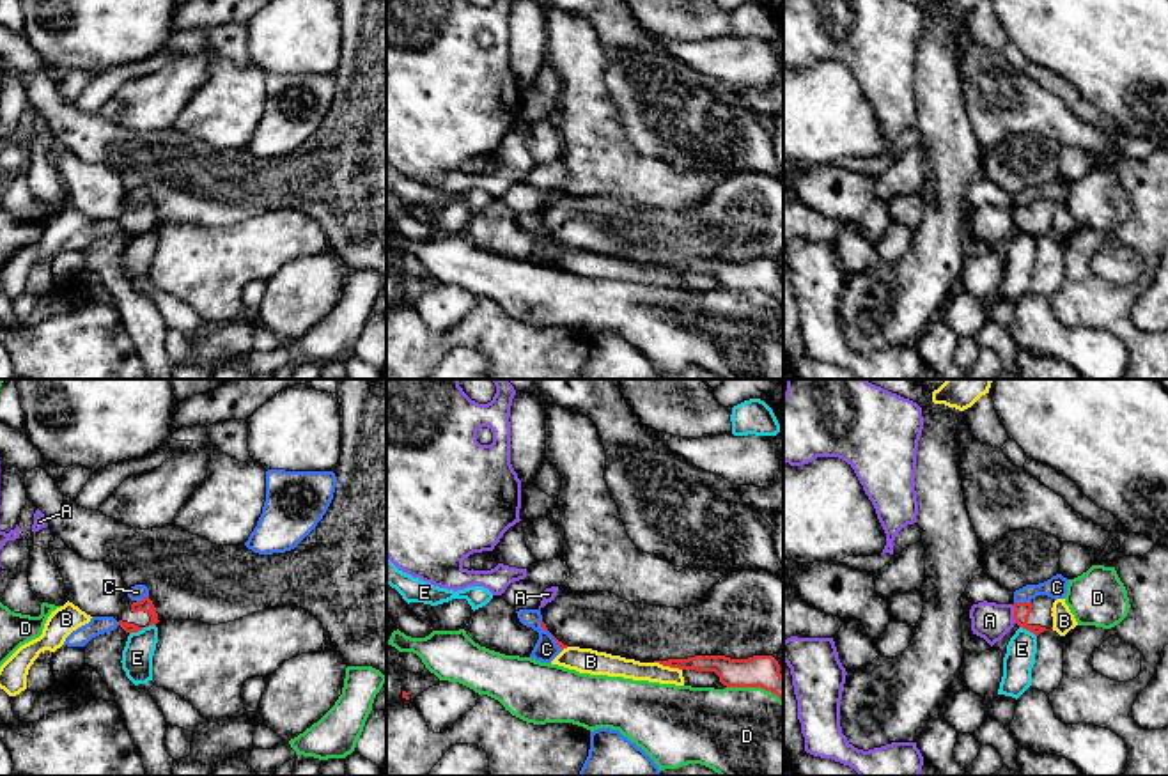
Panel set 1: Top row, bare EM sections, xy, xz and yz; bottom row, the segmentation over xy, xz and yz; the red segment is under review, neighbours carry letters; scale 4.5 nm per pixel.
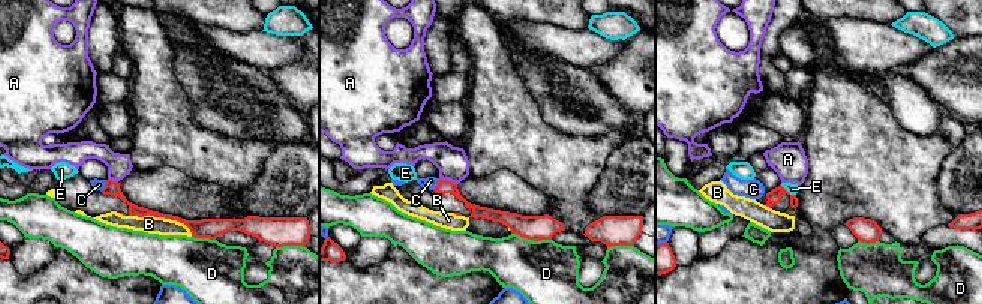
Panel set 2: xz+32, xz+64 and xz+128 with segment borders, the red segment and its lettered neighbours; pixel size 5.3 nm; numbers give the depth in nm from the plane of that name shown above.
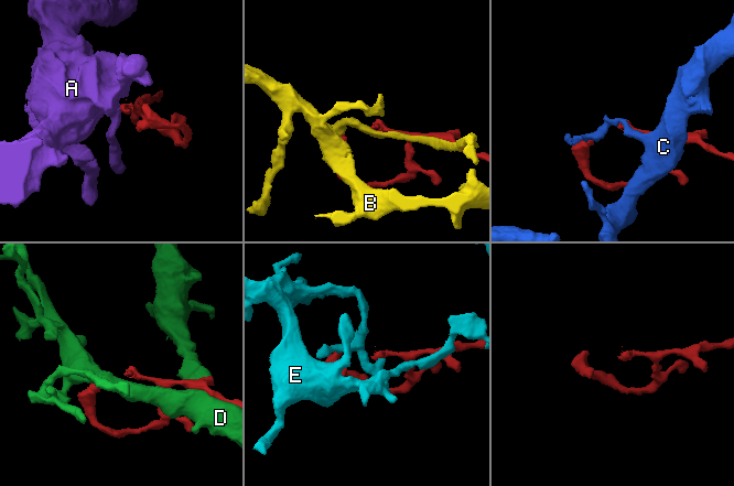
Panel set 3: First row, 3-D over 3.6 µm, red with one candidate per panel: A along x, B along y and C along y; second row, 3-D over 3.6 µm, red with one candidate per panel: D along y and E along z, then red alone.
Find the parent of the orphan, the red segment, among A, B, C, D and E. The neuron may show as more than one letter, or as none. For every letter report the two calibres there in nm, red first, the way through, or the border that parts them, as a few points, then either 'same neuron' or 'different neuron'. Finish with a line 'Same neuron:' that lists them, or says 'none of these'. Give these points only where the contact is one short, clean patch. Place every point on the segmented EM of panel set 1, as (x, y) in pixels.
A: 80 nm thick on the red side, 170 nm on the other; border along yz (1011, 605), (1016, 622); different neuron
B: 100 nm thick on the red side, 100 nm on the other; different neuron
C: 80 nm thick on the red side, 100 nm on the other; different neuron
D: 140 nm thick on the red side, 440 nm on the other; different neuron
E: 80 nm thick on the red side, 140 nm on the other; border along yz (1020, 626), (1035, 636); different neuron
Same neuron: none of these

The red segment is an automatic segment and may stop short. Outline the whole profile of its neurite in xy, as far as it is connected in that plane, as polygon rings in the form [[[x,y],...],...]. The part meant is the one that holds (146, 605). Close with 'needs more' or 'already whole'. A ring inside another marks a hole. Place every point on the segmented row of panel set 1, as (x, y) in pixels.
[[[55,549],[51,556],[64,578],[67,599],[90,617],[113,617],[126,632],[156,625],[158,613],[149,597],[131,601],[117,569],[90,562],[73,549]]]; needs more

